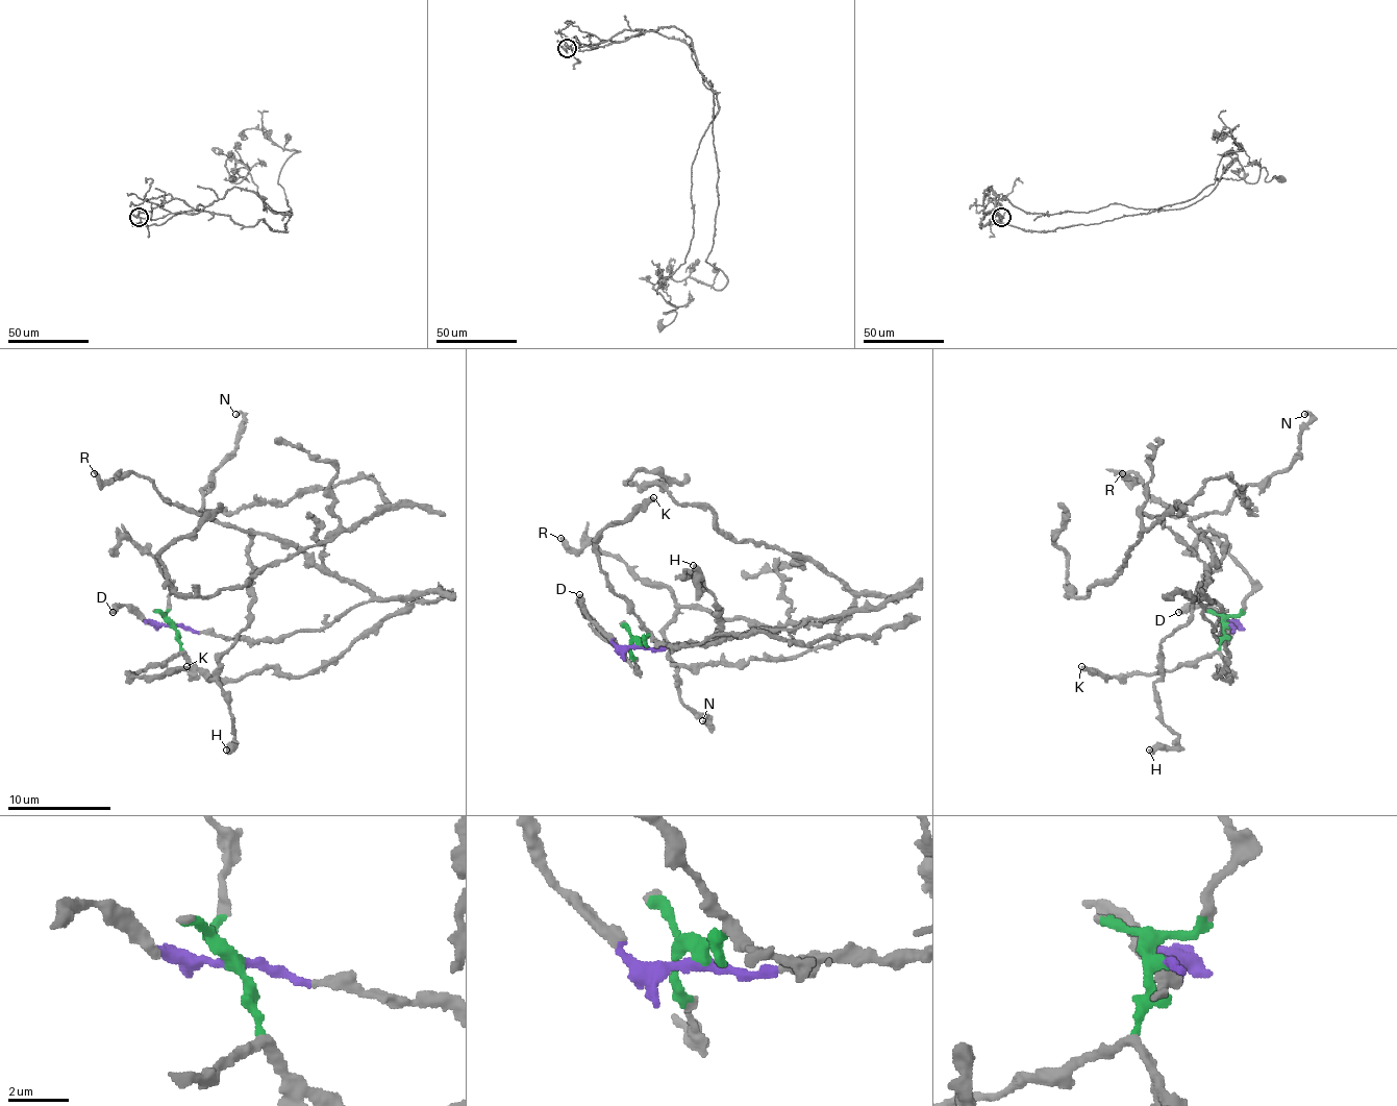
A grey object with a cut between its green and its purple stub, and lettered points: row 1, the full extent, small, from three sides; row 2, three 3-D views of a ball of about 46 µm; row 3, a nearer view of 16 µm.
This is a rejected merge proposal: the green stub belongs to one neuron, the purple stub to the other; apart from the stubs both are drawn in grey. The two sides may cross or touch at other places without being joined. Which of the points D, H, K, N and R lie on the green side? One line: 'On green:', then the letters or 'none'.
On green: K

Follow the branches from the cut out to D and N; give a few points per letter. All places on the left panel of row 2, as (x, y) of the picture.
D: (171, 625), (150, 622), (124, 605), (120, 605), (111, 613)
N: (171, 625), (280, 638), (322, 631), (371, 597), (283, 542), (197, 511), (237, 446), (237, 415)

